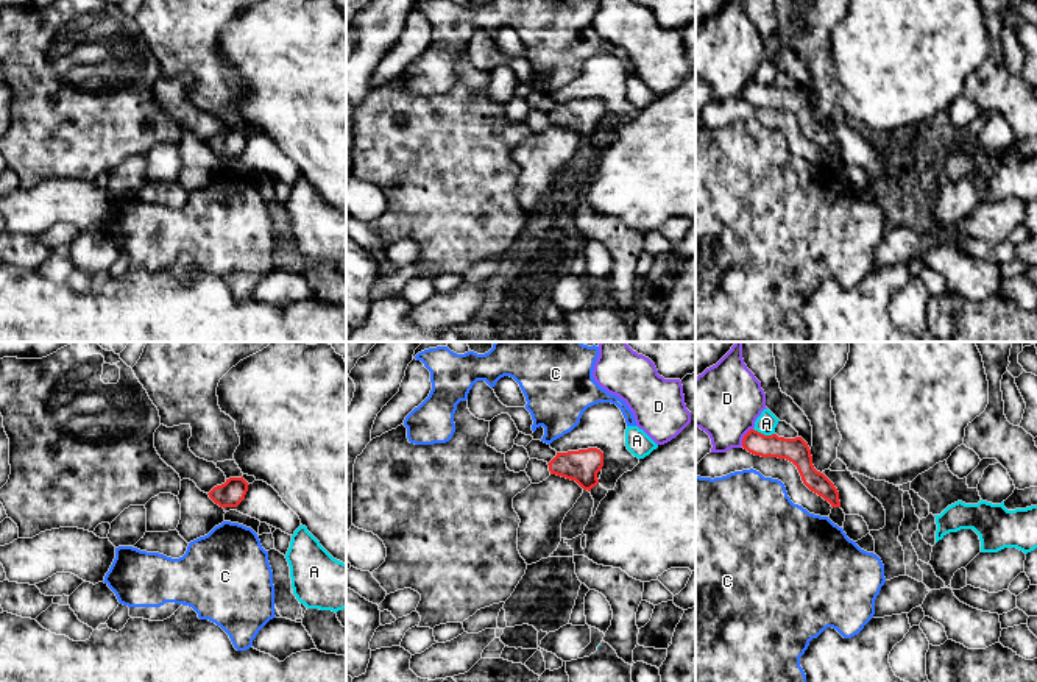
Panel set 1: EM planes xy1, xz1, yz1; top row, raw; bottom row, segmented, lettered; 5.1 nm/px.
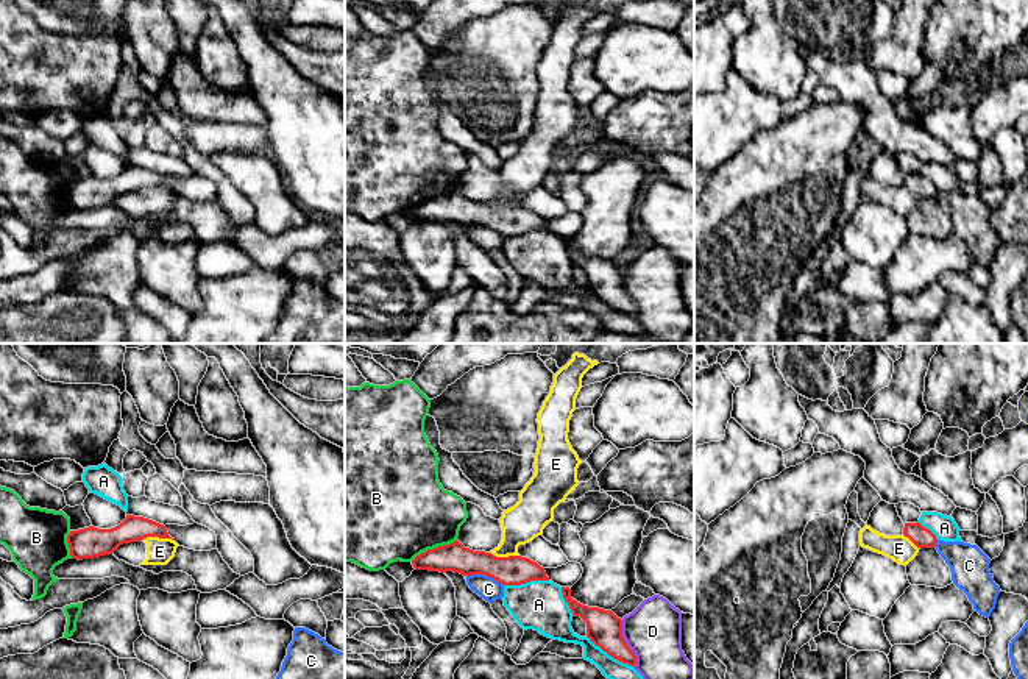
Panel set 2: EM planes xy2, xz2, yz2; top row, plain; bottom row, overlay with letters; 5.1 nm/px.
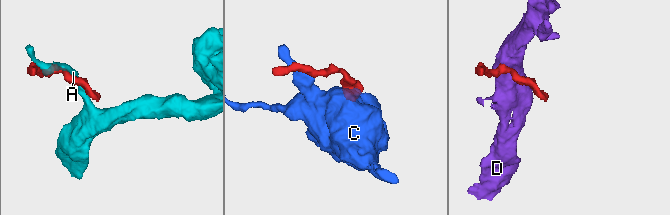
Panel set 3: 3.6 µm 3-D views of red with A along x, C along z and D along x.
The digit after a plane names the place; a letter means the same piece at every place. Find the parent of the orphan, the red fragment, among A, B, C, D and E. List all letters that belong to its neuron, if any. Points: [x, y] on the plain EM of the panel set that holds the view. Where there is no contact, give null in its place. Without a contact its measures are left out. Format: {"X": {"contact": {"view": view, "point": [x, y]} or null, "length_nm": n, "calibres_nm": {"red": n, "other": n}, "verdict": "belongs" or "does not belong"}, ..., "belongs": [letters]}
{"A": {"contact": {"view": "xz2", "point": [610, 305]}, "length_nm": 300, "calibres_nm": {"red": 180, "other": 110}, "verdict": "does not belong"}, "B": {"contact": {"view": "xz2", "point": [434, 199]}, "length_nm": 260, "calibres_nm": {"red": 150, "other": 480}, "verdict": "does not belong"}, "C": {"contact": {"view": "xz2", "point": [485, 225]}, "length_nm": 200, "calibres_nm": {"red": 160, "other": 120}, "verdict": "does not belong"}, "D": {"contact": {"view": "xz2", "point": [626, 294]}, "length_nm": 260, "calibres_nm": {"red": 180, "other": 300}, "verdict": "does not belong"}, "E": {"contact": {"view": "xy2", "point": [158, 186]}, "length_nm": 170, "calibres_nm": {"red": 130, "other": 140}, "verdict": "does not belong"}, "belongs": []}

